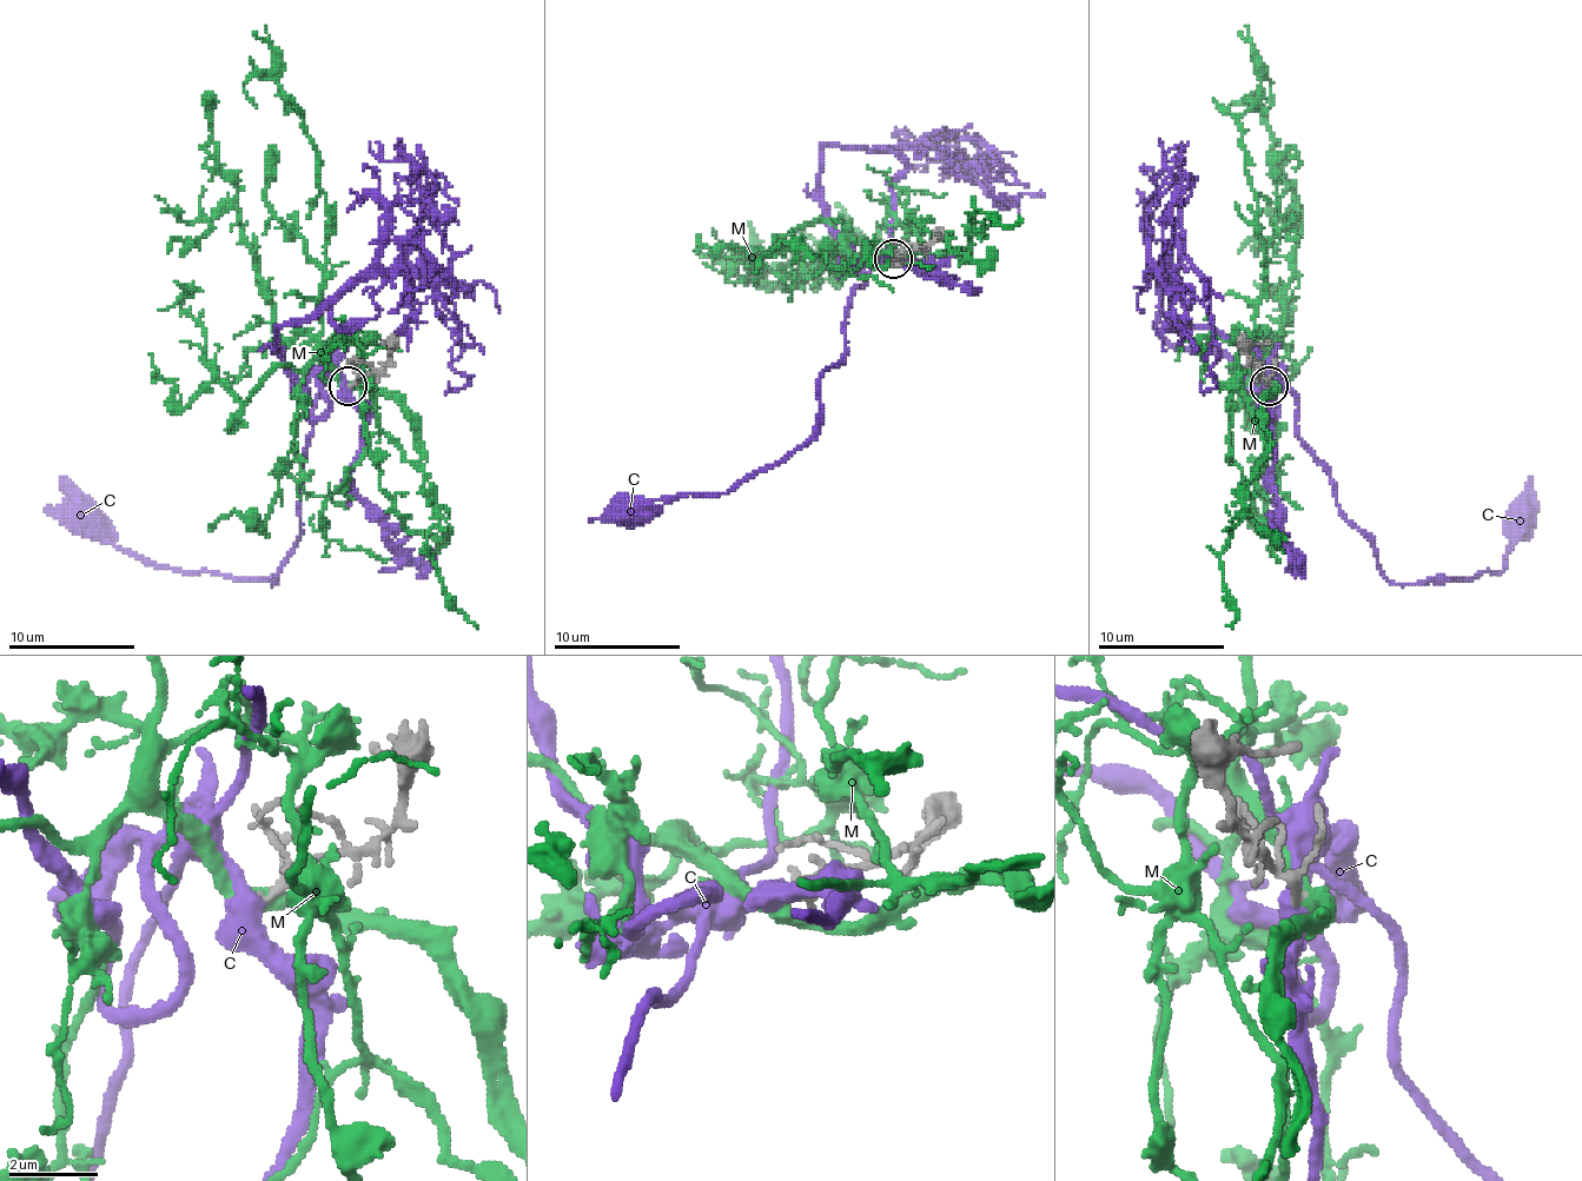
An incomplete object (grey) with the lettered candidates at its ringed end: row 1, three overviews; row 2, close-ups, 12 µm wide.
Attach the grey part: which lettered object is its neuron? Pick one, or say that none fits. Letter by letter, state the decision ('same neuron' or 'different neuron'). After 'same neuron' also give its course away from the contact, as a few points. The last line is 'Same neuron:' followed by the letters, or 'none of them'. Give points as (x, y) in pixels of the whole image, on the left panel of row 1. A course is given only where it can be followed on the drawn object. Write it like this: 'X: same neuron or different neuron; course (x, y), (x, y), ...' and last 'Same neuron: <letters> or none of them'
C: different neuron
M: same neuron; course (348, 385), (322, 357), (319, 293), (329, 211), (319, 186), (319, 151), (278, 81), (275, 51), (252, 32)
Same neuron: M

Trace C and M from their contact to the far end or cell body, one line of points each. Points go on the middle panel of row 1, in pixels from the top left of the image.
C: (895, 257), (858, 285), (845, 313), (845, 355), (822, 373), (820, 426), (725, 493), (633, 503), (604, 522)
M: (892, 259), (867, 240), (864, 250), (869, 253), (873, 246), (864, 234), (848, 227), (822, 250), (798, 227)

